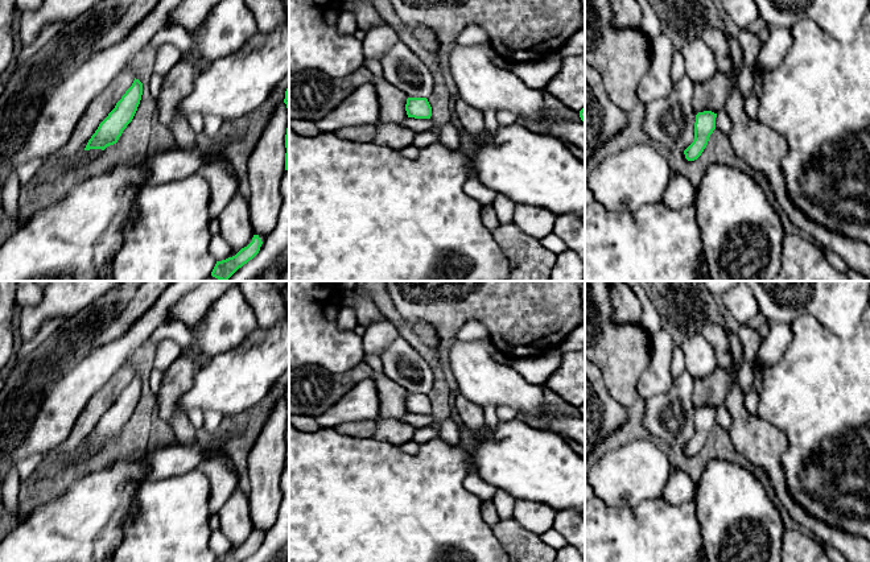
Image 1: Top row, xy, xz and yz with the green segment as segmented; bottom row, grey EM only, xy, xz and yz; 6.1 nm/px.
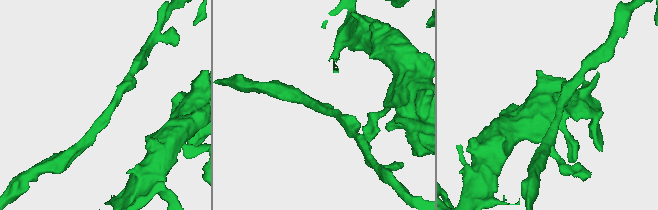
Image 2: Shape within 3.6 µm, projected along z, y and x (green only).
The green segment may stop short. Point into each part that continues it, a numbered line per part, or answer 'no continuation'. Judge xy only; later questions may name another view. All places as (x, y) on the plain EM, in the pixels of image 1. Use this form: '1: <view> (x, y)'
1: xy (98, 405)

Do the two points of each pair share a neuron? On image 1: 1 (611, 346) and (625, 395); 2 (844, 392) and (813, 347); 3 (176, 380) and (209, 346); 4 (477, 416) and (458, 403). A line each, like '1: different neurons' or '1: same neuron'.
1: same neuron
2: same neuron
3: different neurons
4: same neuron

